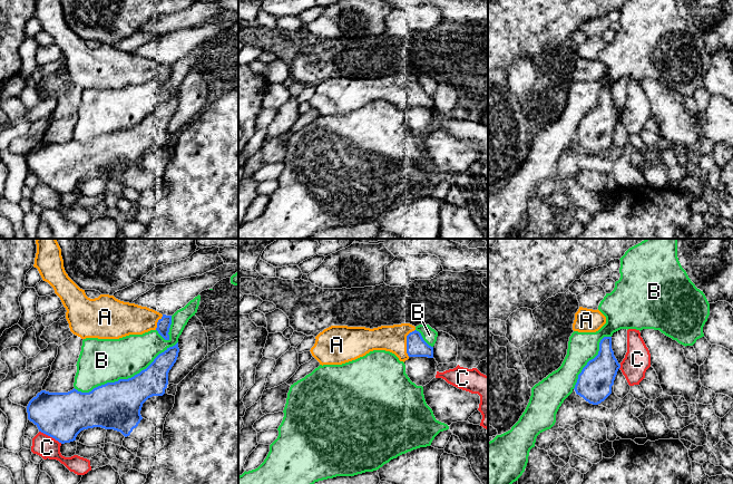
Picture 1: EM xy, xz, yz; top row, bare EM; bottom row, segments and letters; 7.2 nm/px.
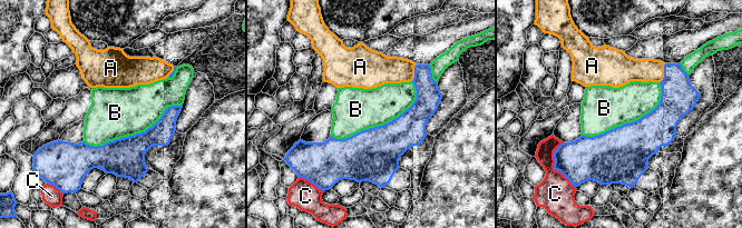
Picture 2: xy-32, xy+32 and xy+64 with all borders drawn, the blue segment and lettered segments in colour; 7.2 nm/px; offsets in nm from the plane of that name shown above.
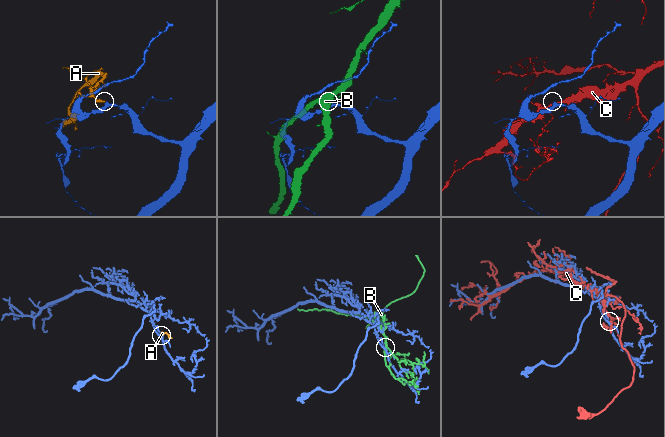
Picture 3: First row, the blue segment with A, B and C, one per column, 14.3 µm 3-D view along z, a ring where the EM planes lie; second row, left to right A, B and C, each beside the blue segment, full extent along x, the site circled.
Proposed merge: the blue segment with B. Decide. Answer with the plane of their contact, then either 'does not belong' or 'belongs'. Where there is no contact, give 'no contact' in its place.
xy | does not belong

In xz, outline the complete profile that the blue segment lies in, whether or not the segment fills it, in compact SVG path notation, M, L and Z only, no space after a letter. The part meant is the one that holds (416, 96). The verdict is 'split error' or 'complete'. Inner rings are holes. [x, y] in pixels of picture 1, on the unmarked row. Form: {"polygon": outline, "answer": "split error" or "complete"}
{"polygon": "M410 74L378 78L331 76L315 87L312 106L320 115L342 115L373 100L394 104L400 112L410 107L433 108L429 96Z", "answer": "split error"}

